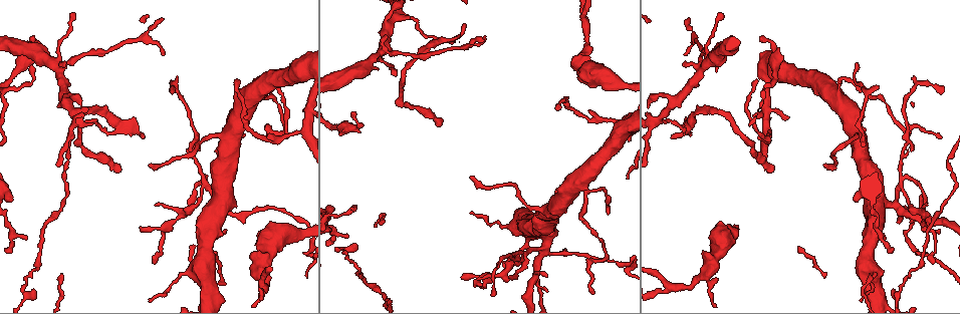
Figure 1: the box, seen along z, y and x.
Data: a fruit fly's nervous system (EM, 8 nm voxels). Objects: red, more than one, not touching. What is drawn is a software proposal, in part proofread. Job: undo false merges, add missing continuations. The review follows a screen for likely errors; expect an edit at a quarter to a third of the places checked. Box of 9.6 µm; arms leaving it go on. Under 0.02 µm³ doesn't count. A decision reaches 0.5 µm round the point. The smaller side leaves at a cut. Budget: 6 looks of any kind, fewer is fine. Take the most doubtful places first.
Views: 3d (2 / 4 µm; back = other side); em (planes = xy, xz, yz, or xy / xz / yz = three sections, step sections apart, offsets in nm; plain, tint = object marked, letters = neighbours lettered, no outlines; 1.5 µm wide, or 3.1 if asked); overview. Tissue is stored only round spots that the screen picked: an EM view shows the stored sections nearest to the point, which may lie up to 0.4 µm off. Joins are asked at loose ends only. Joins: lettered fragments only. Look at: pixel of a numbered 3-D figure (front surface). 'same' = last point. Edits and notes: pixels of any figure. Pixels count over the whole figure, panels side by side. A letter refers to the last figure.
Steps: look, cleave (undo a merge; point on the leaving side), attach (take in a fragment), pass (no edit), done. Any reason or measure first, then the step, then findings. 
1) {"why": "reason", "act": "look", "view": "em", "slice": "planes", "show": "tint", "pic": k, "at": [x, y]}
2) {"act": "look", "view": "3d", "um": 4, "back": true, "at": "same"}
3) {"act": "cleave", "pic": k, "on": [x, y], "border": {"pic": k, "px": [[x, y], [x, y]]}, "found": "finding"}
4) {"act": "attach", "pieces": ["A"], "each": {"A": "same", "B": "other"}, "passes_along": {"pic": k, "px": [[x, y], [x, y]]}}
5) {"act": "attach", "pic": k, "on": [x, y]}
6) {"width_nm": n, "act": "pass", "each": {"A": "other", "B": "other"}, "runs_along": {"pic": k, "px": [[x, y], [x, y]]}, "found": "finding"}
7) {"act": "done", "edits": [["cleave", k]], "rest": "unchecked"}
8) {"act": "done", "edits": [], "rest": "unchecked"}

{"why": "branch stops here", "act": "look", "view": "em", "slice": "planes", "show": "plain", "pic": 1, "at": [608, 215]}

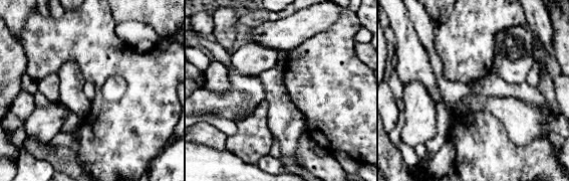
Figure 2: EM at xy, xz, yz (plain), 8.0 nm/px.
{"act": "look", "view": "em", "slice": "planes", "show": "letters", "at": "same"}

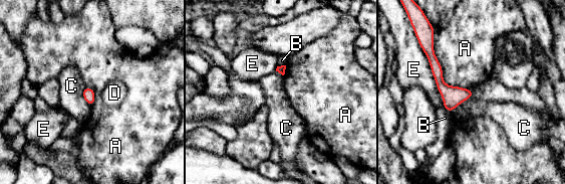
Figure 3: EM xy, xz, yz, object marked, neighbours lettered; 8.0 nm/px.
{"act": "pass", "each": {"A": "other", "B": "other", "C": "other", "D": "other", "E": "other"}, "found": "no lettered fragment goes on from it"}

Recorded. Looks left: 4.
{"why": "branch stops here", "act": "look", "view": "em", "slice": "xy", "step": 8, "show": "letters", "pic": 1, "at": [510, 276]}

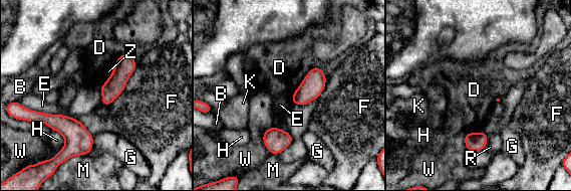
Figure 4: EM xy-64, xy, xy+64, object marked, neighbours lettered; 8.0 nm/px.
{"why": "cut it another way", "act": "look", "view": "em", "slice": "planes", "show": "letters", "at": "same"}

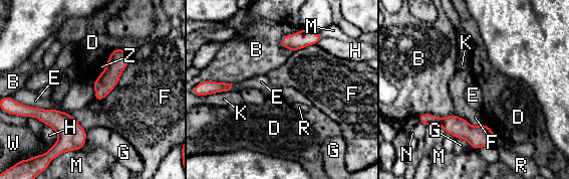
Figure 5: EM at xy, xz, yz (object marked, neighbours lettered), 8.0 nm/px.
{"longest_contact_nm": ["F", 420], "act": "pass", "each": {"B": "other", "D": "other", "E": "other", "F": "other", "G": "other", "H": "other", "K": "other", "M": "other", "N": "other", "R": "other", "W": "other", "Z": "other"}, "runs_along": {"pic": 5, "px": [[121, 51], [110, 76], [97, 98]]}, "found": "none of them fits"}

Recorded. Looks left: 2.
{"why": "thin end", "act": "look", "view": "em", "slice": "yz", "step": 8, "show": "letters", "pic": 1, "at": [474, 286]}

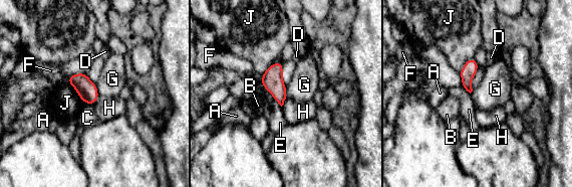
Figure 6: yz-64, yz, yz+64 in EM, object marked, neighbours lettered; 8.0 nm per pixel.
{"why": "cut it another way", "act": "look", "view": "em", "slice": "planes", "show": "letters", "at": "same"}

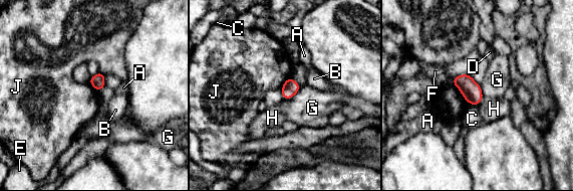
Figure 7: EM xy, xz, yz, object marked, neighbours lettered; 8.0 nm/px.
{"width_nm": 130, "act": "pass", "each": {"A": "other", "B": "other", "C": "other", "D": "other", "E": "other", "F": "other", "G": "other", "H": "other", "J": "other"}, "border": {"pic": 7, "px": [[302, 86], [291, 98], [285, 100]]}, "found": "none of them fits"}

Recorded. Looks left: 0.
{"act": "done", "edits": [], "rest": "unchecked"}

